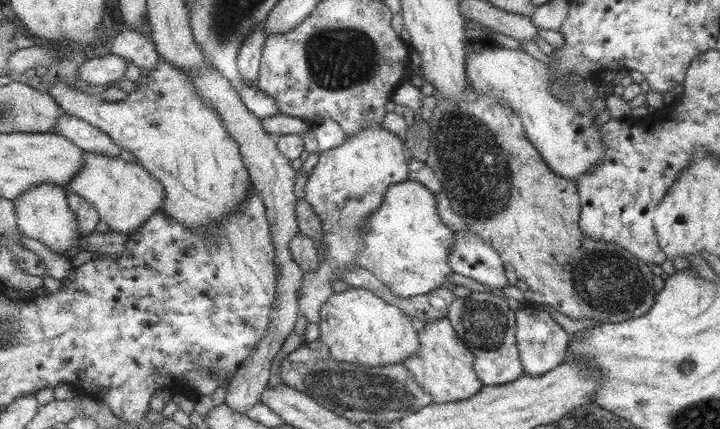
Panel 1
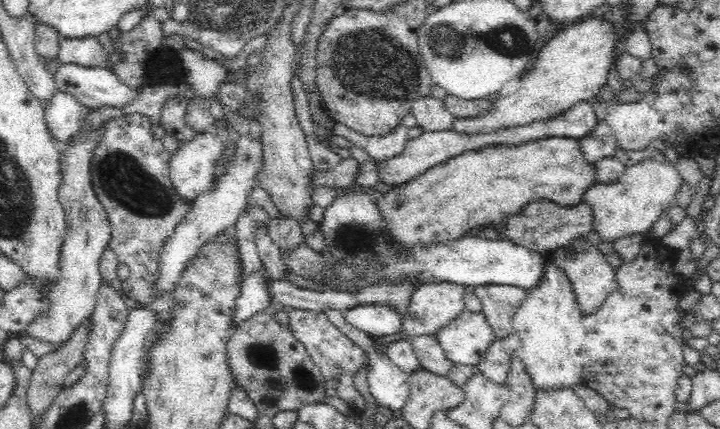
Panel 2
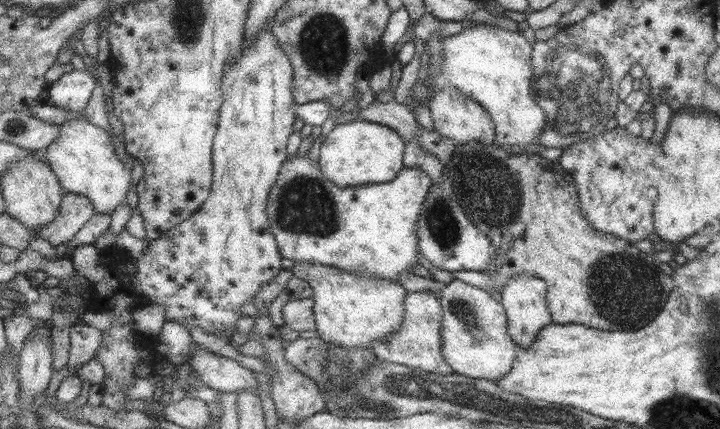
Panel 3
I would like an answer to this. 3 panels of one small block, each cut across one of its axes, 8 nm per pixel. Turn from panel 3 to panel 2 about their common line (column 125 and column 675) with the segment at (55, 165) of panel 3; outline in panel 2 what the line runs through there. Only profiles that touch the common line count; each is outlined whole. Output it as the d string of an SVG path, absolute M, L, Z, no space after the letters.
M657 153L649 159L625 168L616 182L596 183L582 196L581 203L592 208L592 221L600 243L611 244L616 240L642 235L655 224L673 204L673 200L682 182L678 172L664 155Z

